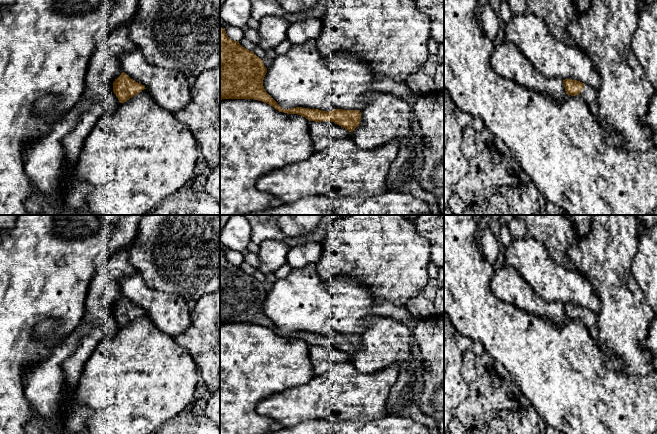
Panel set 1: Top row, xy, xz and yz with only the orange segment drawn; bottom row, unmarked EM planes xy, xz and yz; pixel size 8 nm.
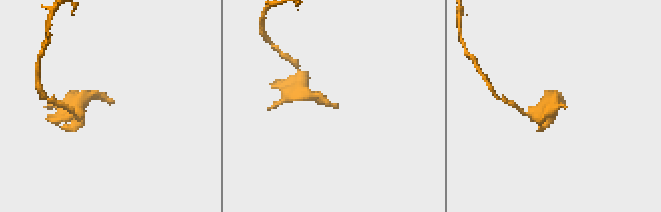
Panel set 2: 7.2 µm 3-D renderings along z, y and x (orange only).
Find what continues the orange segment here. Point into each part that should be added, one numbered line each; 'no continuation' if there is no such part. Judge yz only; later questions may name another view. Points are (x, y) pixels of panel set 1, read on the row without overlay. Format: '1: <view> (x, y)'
1: yz (588, 318)

